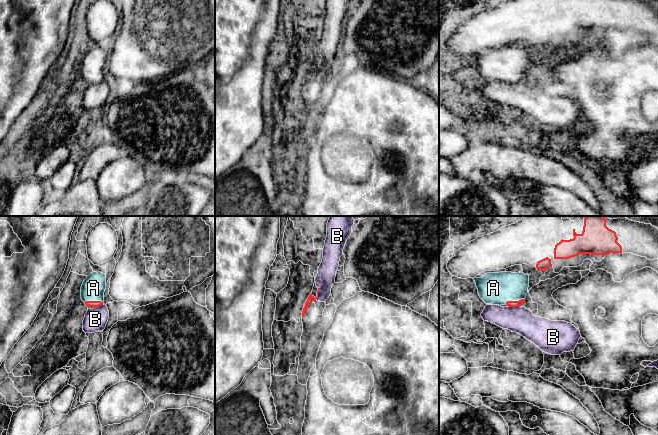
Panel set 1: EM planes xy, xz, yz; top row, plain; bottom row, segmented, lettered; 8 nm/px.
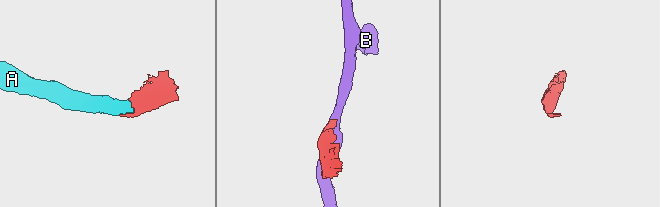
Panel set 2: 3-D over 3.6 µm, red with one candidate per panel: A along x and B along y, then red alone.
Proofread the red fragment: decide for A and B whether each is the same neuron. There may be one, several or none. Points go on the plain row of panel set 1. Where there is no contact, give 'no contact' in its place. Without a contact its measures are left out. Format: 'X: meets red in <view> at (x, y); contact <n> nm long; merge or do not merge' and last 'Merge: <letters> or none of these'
A: meets red in yz at (514, 77); contact 170 nm long; merge
B: meets red in yz at (514, 82); contact 110 nm long; do not merge
Merge: A

